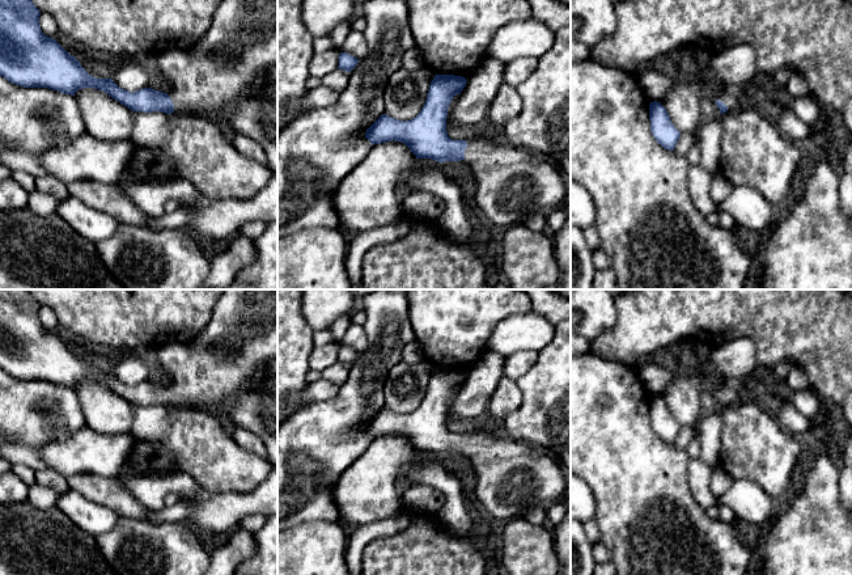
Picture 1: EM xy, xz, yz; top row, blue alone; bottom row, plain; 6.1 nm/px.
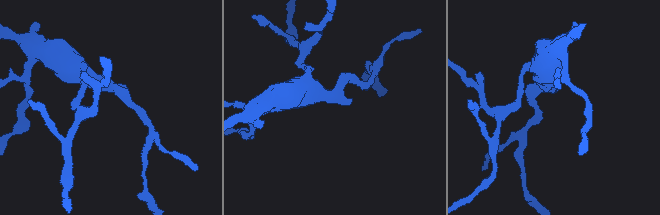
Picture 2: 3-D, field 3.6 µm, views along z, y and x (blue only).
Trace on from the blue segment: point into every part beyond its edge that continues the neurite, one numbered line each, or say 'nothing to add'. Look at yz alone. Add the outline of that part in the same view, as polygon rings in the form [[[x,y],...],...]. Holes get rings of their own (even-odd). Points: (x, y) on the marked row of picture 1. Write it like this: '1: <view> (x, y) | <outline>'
1: yz (736, 67) | [[[736,45],[712,56],[711,69],[721,84],[715,94],[716,100],[722,101],[728,110],[736,109],[759,72],[756,52],[750,45]]]

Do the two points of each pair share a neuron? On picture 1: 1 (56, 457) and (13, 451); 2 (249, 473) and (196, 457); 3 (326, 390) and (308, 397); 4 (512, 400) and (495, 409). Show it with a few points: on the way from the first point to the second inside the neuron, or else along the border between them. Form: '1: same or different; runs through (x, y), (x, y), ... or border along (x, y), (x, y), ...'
1: different; border along (13, 442), (29, 445), (49, 466)
2: same; runs through (236, 469), (223, 466), (210, 457)
3: same; runs through (322, 390), (312, 394)
4: same; runs through (508, 400), (499, 406)

